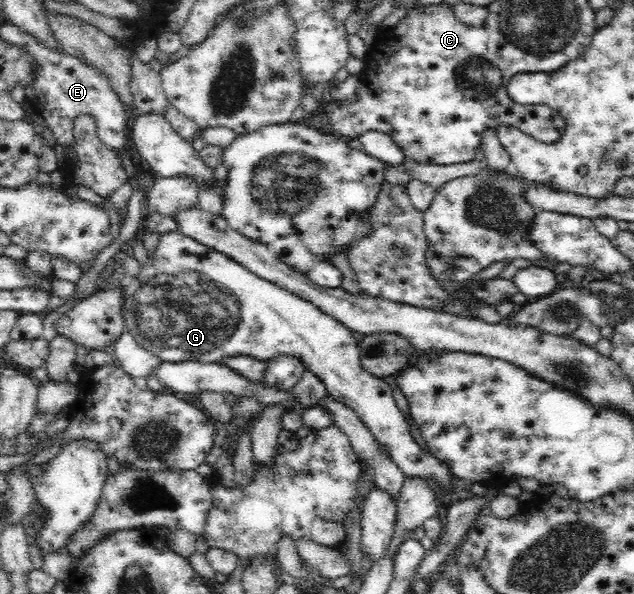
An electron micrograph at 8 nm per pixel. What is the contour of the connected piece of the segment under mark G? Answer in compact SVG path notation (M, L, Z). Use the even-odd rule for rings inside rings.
M178 230L161 234L156 253L149 256L147 266L141 267L137 278L123 275L124 323L140 346L162 358L164 362L201 361L215 363L223 357L246 354L268 362L274 357L295 357L305 371L313 373L324 387L327 396L338 402L360 419L360 422L390 453L390 460L408 477L435 479L444 489L454 489L449 480L449 469L430 453L424 453L410 434L410 427L394 400L395 393L385 379L373 376L360 364L358 341L344 324L318 309L312 302L300 299L278 286L260 279L231 257L186 237Z

